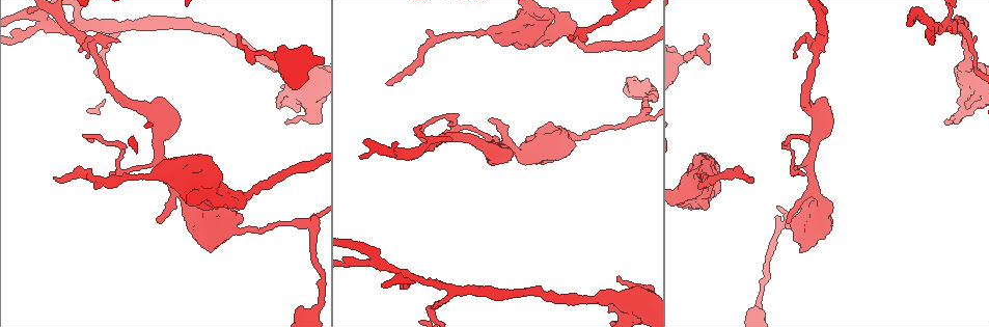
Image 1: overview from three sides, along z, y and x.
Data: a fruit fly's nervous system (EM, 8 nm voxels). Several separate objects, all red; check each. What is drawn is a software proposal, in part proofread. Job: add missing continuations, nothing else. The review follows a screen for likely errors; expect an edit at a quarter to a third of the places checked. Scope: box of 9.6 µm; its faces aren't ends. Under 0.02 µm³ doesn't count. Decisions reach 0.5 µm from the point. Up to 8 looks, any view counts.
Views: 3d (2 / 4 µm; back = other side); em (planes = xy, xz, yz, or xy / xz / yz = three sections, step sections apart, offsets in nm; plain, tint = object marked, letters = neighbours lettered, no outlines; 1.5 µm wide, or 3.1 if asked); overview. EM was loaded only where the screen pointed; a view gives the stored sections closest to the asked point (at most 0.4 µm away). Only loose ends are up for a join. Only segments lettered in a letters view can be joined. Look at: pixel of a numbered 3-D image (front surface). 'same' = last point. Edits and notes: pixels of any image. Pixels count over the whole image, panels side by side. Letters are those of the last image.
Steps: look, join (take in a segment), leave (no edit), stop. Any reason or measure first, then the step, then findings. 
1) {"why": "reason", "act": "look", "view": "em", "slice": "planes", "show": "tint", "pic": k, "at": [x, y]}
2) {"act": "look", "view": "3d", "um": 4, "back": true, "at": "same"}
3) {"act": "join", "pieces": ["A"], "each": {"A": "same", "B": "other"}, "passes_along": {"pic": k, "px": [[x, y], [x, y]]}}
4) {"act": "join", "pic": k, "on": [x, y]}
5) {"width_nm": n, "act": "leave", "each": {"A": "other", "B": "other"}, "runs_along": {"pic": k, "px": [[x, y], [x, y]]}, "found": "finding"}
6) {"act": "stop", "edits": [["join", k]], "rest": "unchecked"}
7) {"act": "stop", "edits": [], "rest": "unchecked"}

{"why": "an open end", "act": "look", "view": "3d", "um": 2, "pic": 1, "at": [120, 42]}

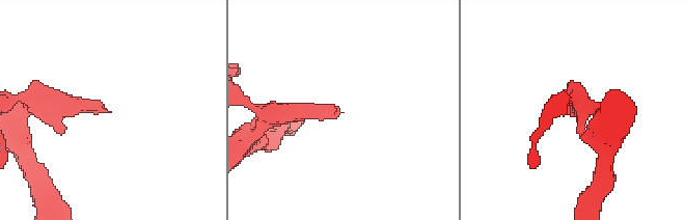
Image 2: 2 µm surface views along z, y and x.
{"act": "look", "view": "em", "slice": "planes", "show": "letters", "pic": 2, "at": [572, 109]}

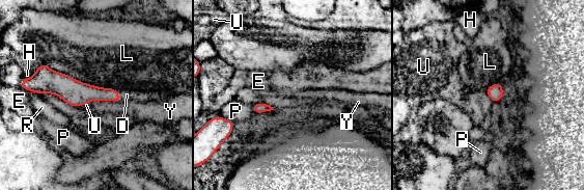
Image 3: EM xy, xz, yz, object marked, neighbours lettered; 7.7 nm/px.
{"act": "join", "pieces": ["D"], "each": {"D": "same", "E": "other", "H": "other", "L": "other", "P": "other", "R": "other", "U": "other", "Y": "other"}, "passes_along": {"pic": 3, "px": [[86, 92], [118, 94], [127, 94]]}, "found": "the neuron continues"}

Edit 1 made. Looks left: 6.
{"why": "stops while still wide", "act": "look", "view": "em", "slice": "xz", "step": 8, "show": "letters", "pic": 1, "at": [243, 208]}

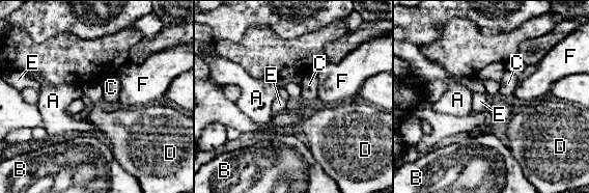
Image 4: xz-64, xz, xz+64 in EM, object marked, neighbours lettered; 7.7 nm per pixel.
{"act": "look", "view": "em", "slice": "planes", "show": "letters", "at": "same"}

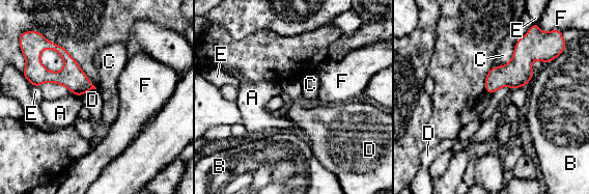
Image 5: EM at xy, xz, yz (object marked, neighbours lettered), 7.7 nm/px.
{"act": "leave", "each": {"A": "other", "B": "other", "C": "other", "D": "other", "E": "other", "F": "other"}, "border": {"pic": 5, "px": [[95, 88], [89, 89], [80, 96]]}, "found": "no lettered segment goes on from it"}

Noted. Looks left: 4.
{"why": "branch stops here", "act": "look", "view": "em", "slice": "planes", "show": "plain", "pic": 1, "at": [705, 33]}

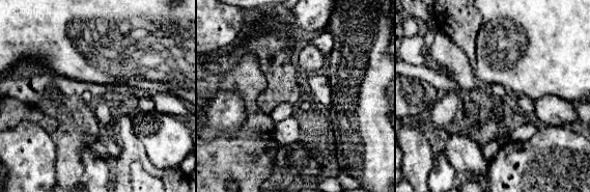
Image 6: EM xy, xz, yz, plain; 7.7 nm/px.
{"act": "look", "view": "em", "slice": "planes", "show": "tint", "at": "same"}

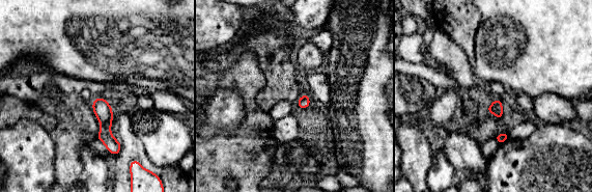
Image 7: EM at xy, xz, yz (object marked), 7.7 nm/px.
{"why": "see the neighbours", "act": "look", "view": "em", "slice": "planes", "show": "letters", "at": "same"}

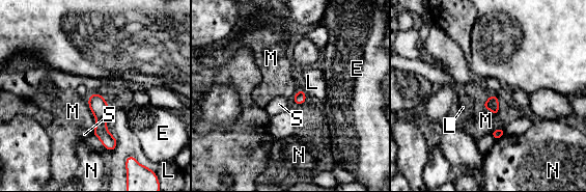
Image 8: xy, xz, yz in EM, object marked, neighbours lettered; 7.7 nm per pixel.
{"width_nm": 110, "act": "leave", "each": {"E": "other", "L": "other", "M": "other", "N": "other", "S": "other"}, "runs_along": {"pic": 8, "px": [[94, 96], [101, 132], [111, 147]]}, "found": "none of them fits"}

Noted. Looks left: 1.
{"act": "stop", "edits": [["join", 3]], "rest": "unchecked"}

